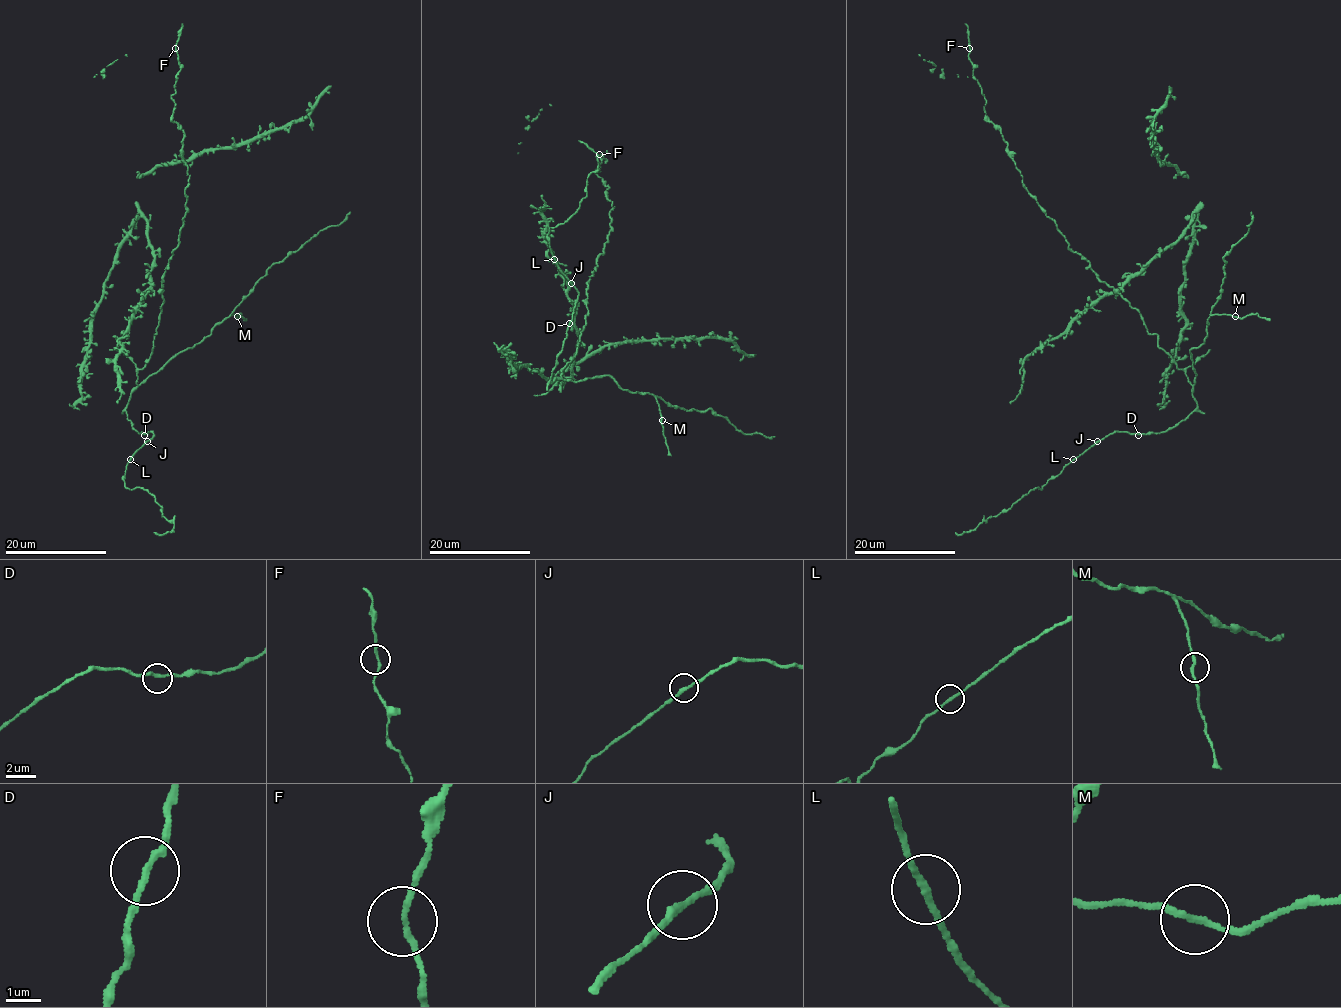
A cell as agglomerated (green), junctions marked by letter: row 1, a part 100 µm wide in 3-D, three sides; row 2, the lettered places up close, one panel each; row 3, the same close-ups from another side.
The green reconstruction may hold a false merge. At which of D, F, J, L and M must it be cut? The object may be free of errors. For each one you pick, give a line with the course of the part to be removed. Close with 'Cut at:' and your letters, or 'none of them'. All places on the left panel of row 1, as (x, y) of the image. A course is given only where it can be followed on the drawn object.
L: Course of the part to remove: (130, 459), (124, 484), (130, 489), (142, 487), (162, 507), (162, 516), (174, 524), (171, 531), (153, 533)
Cut at: L

